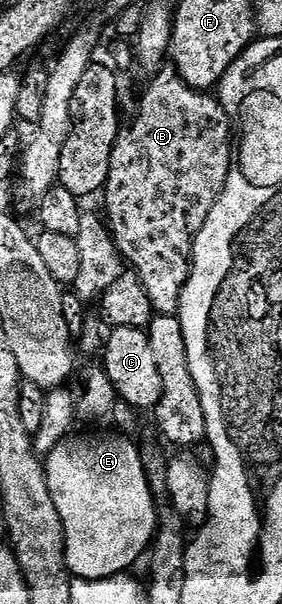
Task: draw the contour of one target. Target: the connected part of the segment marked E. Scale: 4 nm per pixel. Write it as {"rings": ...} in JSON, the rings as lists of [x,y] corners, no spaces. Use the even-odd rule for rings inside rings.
{"rings":[[[113,431],[114,433],[106,433],[103,437],[77,437],[71,435],[58,442],[52,452],[45,454],[44,464],[46,467],[46,477],[49,479],[49,490],[52,491],[53,502],[56,503],[56,509],[60,511],[60,519],[64,527],[66,535],[66,558],[68,559],[68,567],[74,577],[80,579],[88,579],[89,581],[103,581],[109,577],[121,577],[130,569],[138,560],[147,556],[148,550],[151,548],[155,532],[158,528],[158,511],[156,502],[150,484],[146,478],[144,471],[144,463],[142,462],[142,450],[136,444],[133,445],[129,441],[130,437],[123,435],[121,432]]]}

